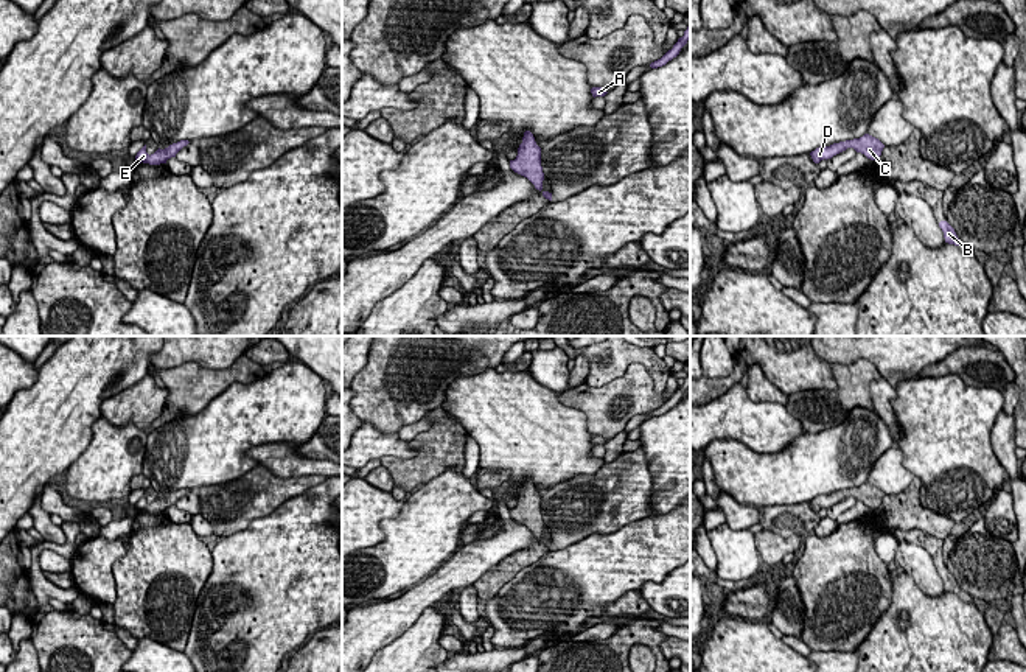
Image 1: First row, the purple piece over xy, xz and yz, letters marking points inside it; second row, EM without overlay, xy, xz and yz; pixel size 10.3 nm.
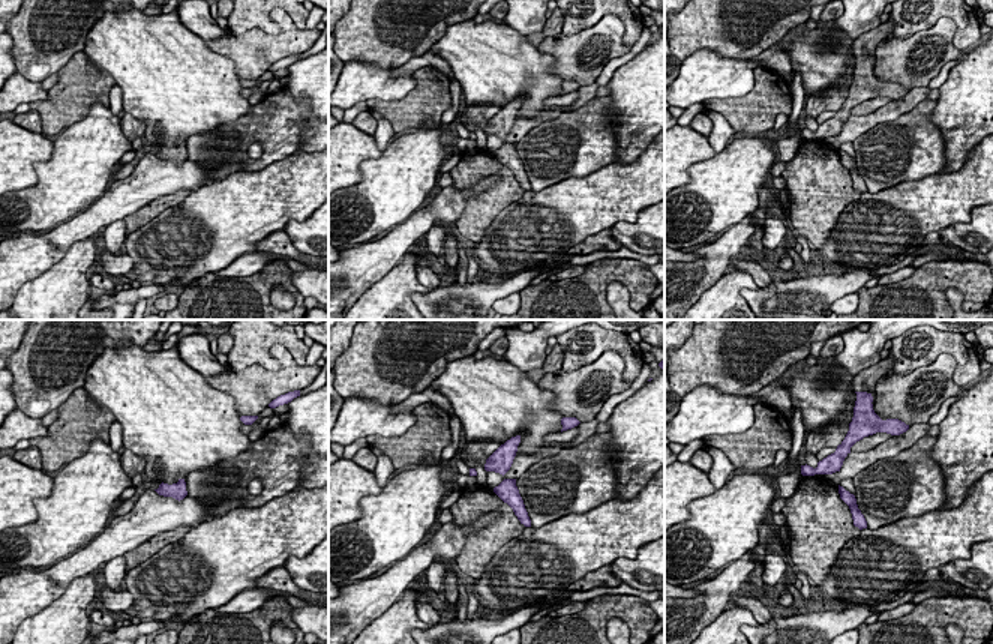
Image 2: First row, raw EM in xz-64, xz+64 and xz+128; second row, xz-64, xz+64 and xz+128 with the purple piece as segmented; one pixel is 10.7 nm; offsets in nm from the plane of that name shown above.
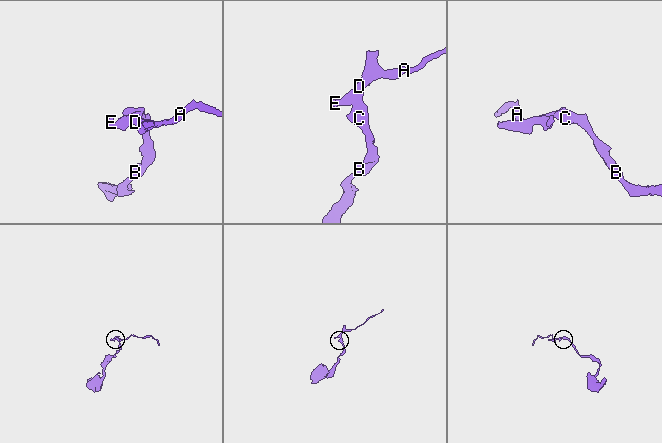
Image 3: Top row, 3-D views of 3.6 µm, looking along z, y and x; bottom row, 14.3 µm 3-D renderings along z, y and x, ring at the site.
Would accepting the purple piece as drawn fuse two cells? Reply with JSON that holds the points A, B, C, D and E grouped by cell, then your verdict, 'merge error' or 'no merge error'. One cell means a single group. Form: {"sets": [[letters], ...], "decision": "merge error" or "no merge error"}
{"sets": [["A", "B", "C", "D", "E"]], "decision": "no merge error"}

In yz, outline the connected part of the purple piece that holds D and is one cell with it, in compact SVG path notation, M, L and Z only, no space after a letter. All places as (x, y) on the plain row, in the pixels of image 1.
M864 482L860 487L833 492L830 495L819 495L811 499L810 504L815 512L819 512L821 509L832 507L833 504L846 499L847 496L853 496L857 501L864 502L871 509L878 509L885 493L878 487Z

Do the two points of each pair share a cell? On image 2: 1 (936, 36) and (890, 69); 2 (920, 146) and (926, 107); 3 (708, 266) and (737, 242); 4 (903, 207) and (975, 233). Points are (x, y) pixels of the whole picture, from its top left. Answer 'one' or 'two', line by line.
1: one
2: one
3: one
4: two

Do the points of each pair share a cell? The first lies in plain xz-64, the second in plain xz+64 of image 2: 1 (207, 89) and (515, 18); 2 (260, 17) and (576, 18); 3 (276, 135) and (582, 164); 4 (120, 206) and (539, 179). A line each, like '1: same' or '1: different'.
1: different
2: same
3: same
4: different

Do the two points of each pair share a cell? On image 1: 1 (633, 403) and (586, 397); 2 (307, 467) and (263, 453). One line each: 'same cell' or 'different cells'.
1: same cell
2: same cell

